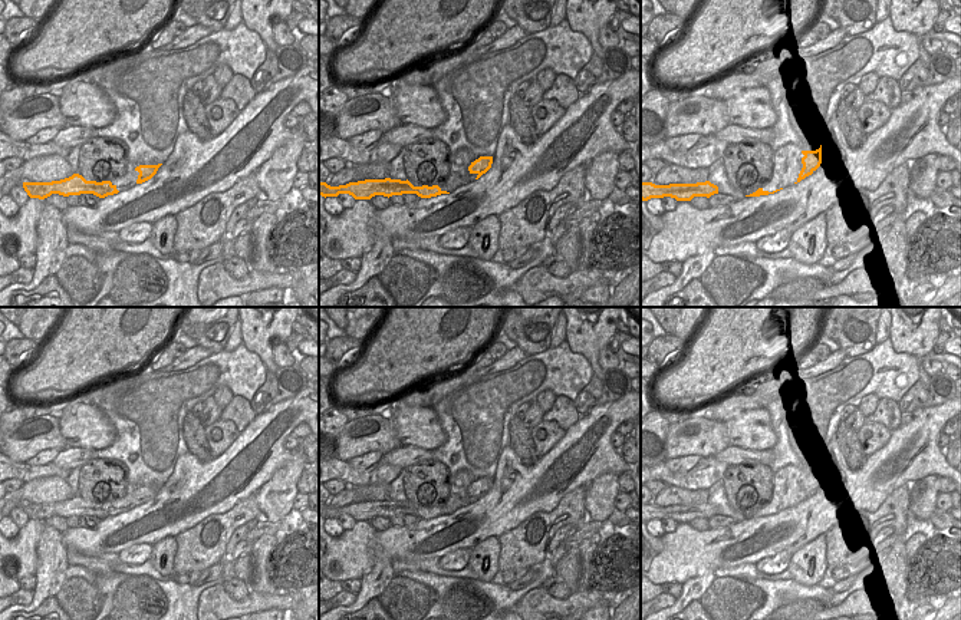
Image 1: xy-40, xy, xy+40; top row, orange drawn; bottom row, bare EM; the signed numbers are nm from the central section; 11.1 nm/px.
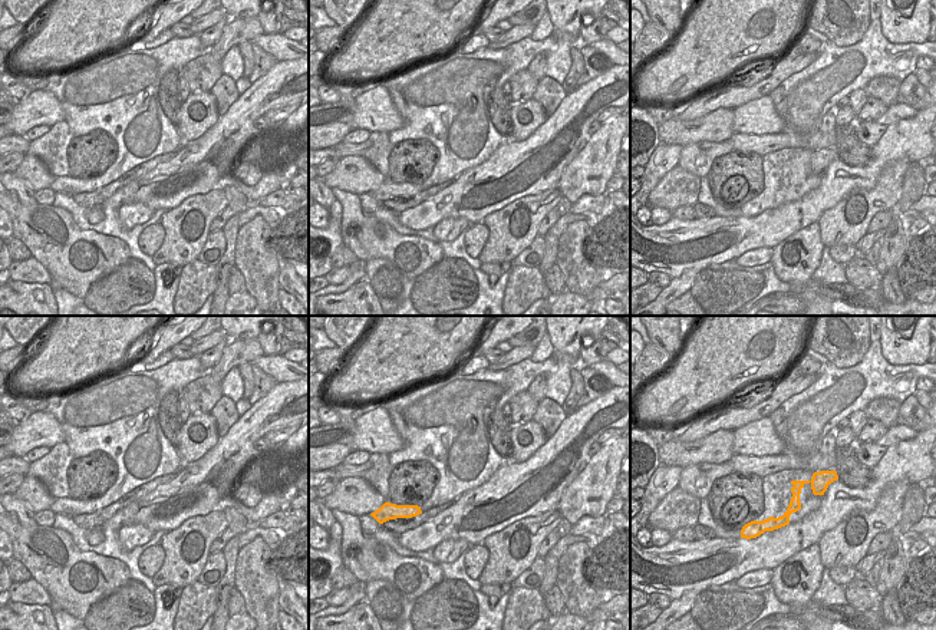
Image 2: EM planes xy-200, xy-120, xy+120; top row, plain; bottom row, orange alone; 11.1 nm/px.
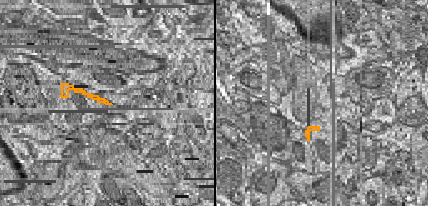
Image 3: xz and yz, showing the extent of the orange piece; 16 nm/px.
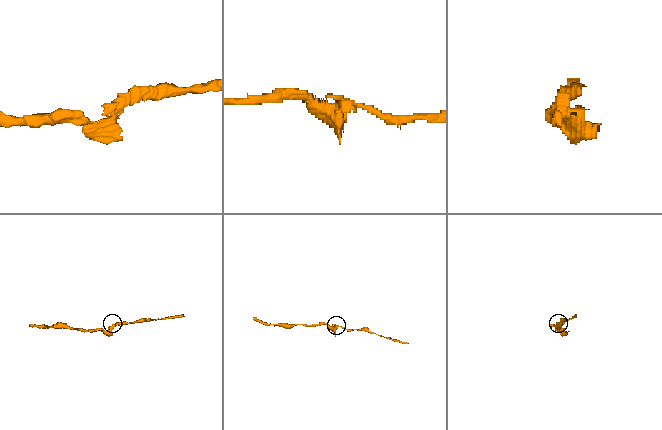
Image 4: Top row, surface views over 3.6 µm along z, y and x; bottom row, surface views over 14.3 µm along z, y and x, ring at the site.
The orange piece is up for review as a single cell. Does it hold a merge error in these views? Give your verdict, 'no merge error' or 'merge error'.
no merge error

